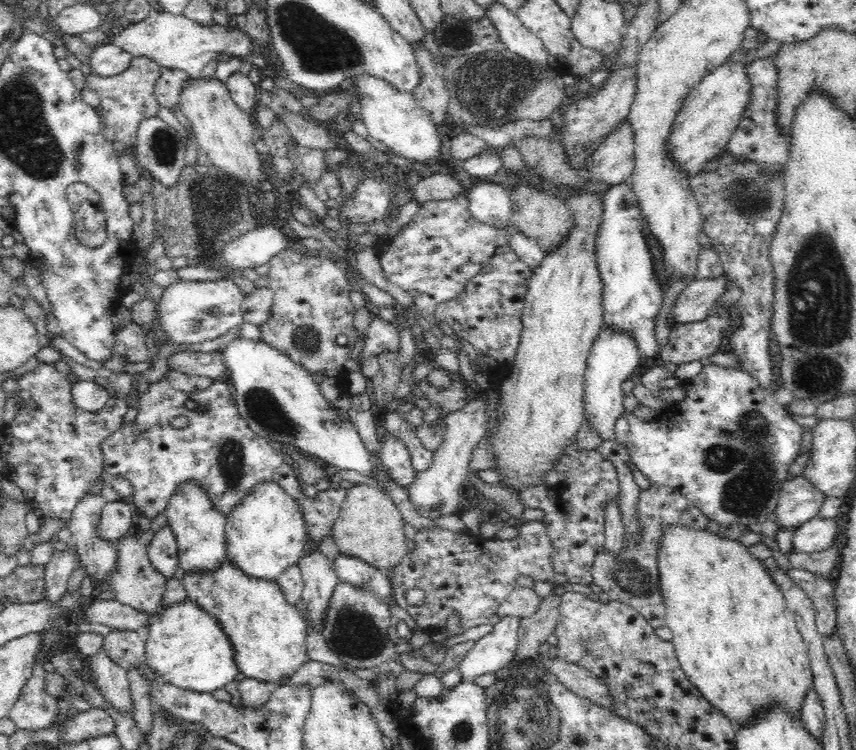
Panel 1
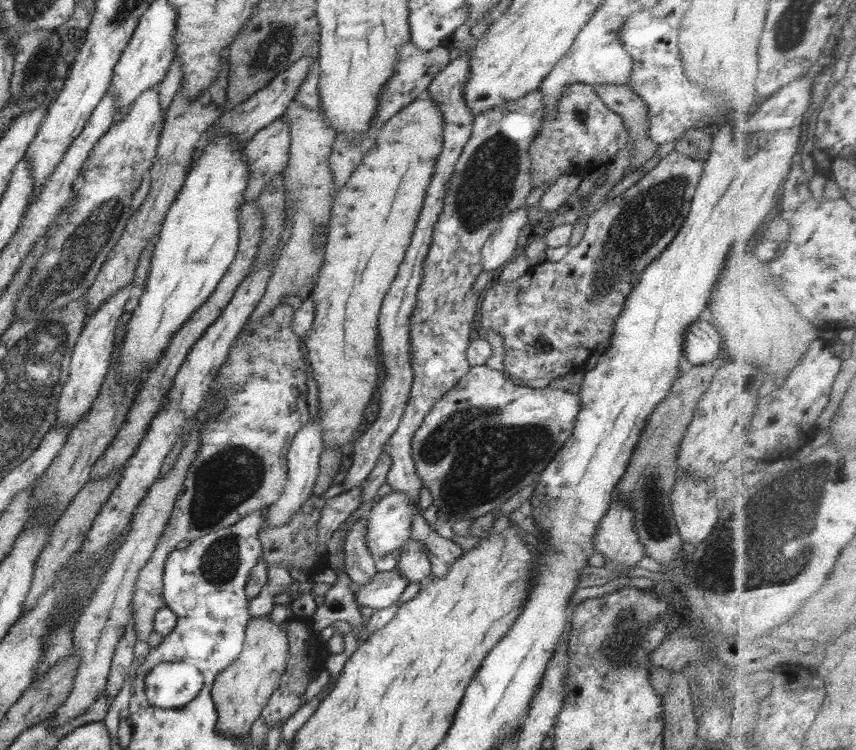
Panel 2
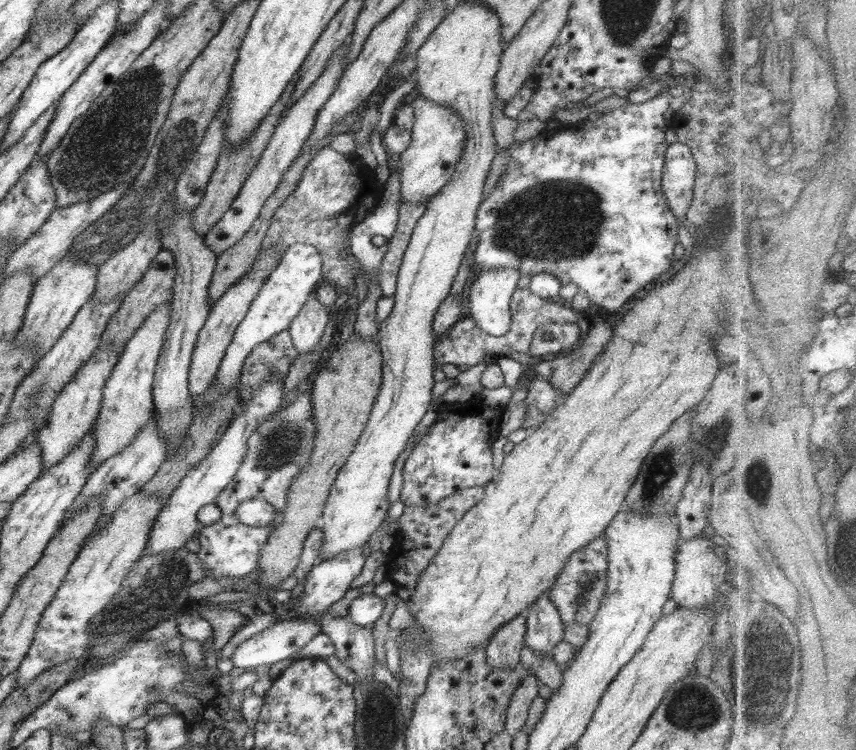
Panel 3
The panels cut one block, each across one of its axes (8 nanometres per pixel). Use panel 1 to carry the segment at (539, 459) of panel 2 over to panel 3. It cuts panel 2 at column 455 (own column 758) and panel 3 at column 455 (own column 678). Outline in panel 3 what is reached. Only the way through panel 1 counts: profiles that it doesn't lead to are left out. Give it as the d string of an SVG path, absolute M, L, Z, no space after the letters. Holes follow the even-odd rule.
M478 396L469 402L444 403L436 407L436 418L420 437L412 453L404 460L401 500L406 506L427 506L436 504L445 496L450 496L464 488L484 487L496 475L492 465L492 444L499 437L499 417L503 408L483 405Z

